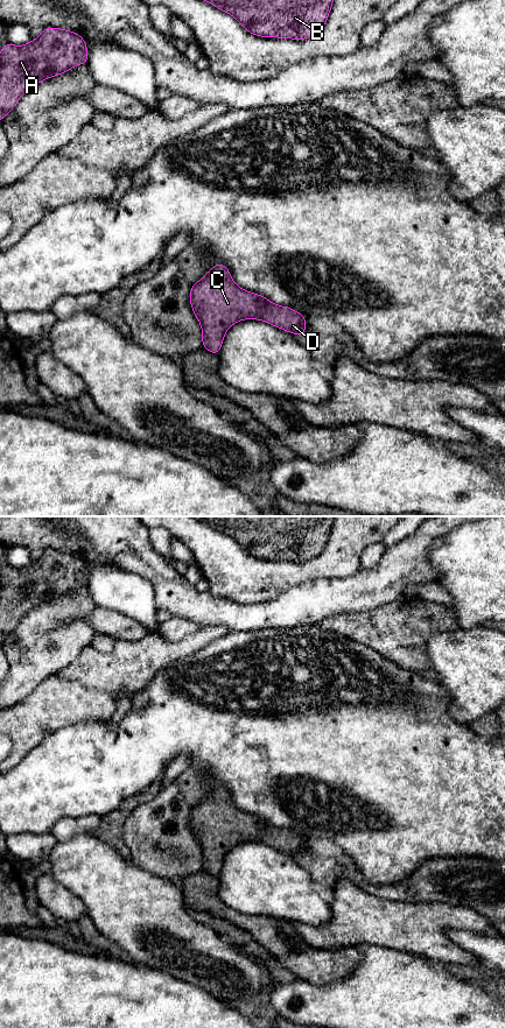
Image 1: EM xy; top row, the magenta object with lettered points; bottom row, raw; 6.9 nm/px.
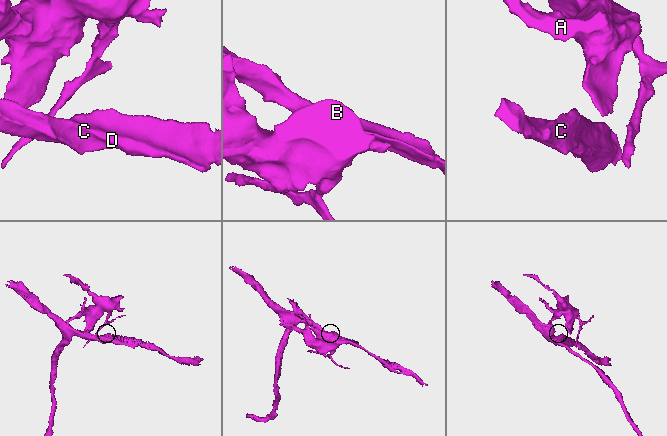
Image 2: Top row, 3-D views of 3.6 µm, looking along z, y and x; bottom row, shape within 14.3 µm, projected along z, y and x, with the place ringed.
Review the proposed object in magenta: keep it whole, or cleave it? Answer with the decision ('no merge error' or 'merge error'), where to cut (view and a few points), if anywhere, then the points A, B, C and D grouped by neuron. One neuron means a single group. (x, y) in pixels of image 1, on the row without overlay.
no merge error | no cut | A B C D

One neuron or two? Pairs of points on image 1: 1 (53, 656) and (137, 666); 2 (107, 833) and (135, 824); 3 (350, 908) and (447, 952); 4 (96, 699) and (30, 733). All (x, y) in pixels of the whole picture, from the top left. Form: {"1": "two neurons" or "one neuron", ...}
{"1": "two neurons", "2": "two neurons", "3": "one neuron", "4": "one neuron"}

